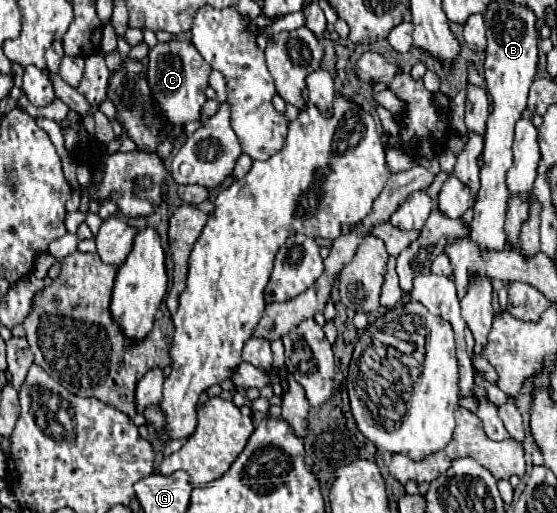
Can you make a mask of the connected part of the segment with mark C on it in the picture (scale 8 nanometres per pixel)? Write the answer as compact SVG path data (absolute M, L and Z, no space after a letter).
M172 39L166 43L158 43L150 49L148 55L148 81L156 101L160 103L164 115L174 125L184 125L188 121L200 119L200 109L206 101L206 87L212 67L202 59L198 49L190 41Z

